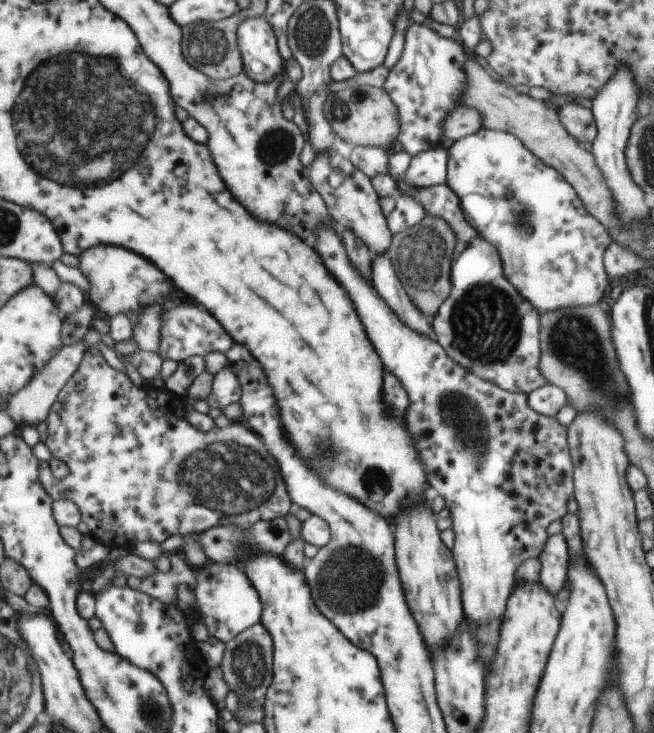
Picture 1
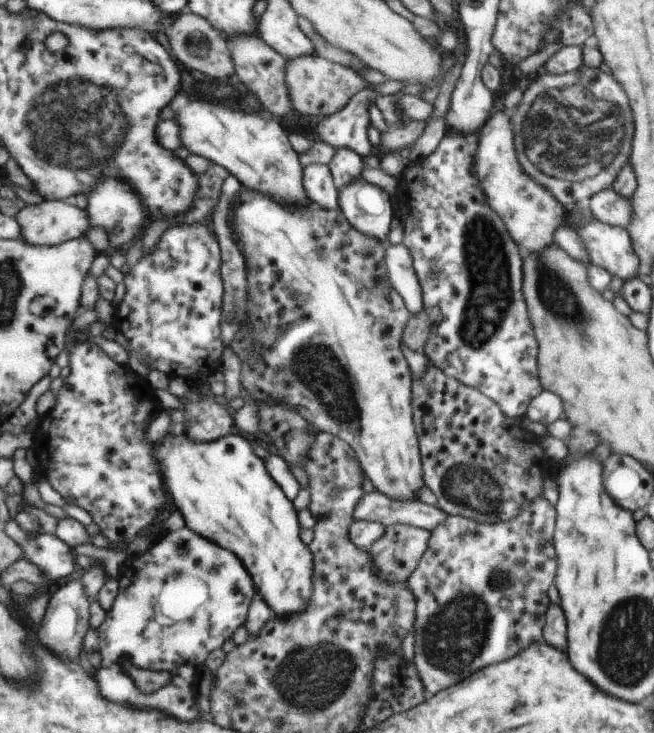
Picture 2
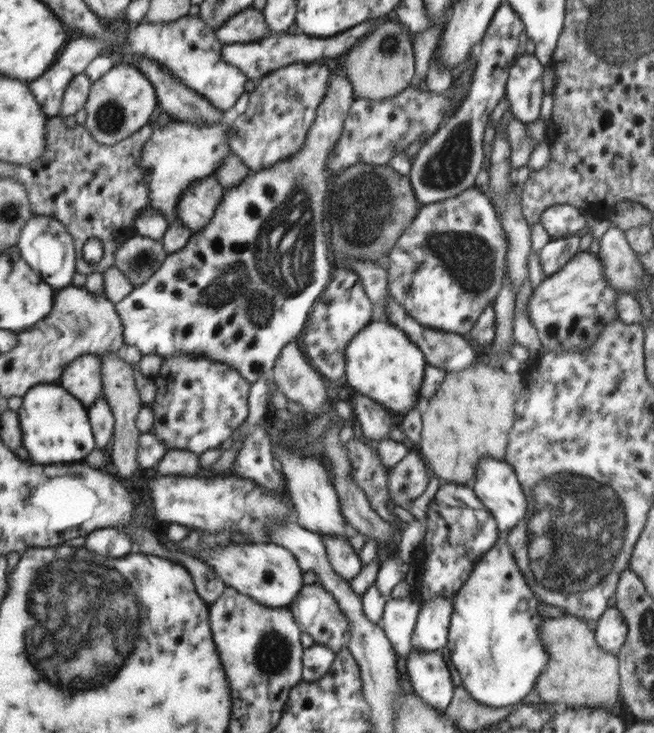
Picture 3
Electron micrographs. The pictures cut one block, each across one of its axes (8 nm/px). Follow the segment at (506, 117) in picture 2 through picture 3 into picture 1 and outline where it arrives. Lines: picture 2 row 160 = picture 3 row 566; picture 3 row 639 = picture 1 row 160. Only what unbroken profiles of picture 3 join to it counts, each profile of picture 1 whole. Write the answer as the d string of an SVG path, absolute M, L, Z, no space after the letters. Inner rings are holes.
M481 129L472 135L466 136L461 140L451 142L447 145L450 153L450 161L447 164L447 185L459 196L462 202L463 213L466 214L467 222L472 224L475 230L482 234L487 242L494 242L500 248L500 259L504 260L504 272L508 272L508 281L516 284L516 290L524 298L531 302L540 312L546 310L559 310L564 306L582 306L598 304L602 302L602 296L608 286L608 278L604 272L602 256L604 250L608 248L610 242L610 232L594 217L591 216L583 206L581 199L577 196L574 188L566 182L558 170L551 168L550 165L543 164L534 153L531 152L518 137L505 131L494 131L491 129Z

